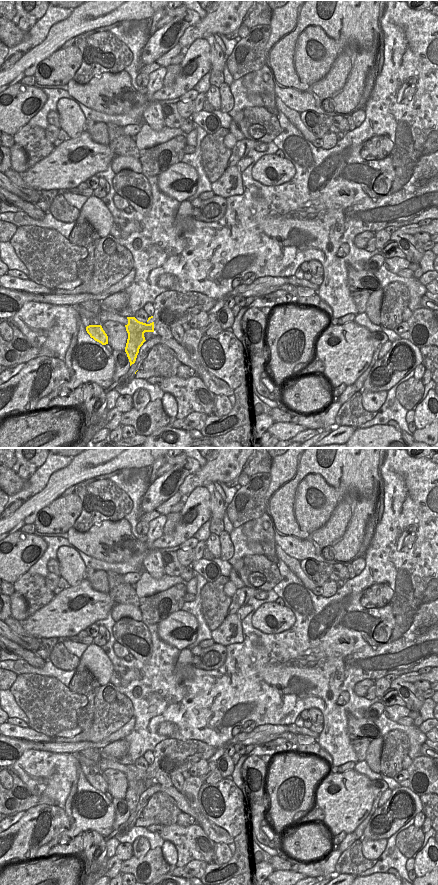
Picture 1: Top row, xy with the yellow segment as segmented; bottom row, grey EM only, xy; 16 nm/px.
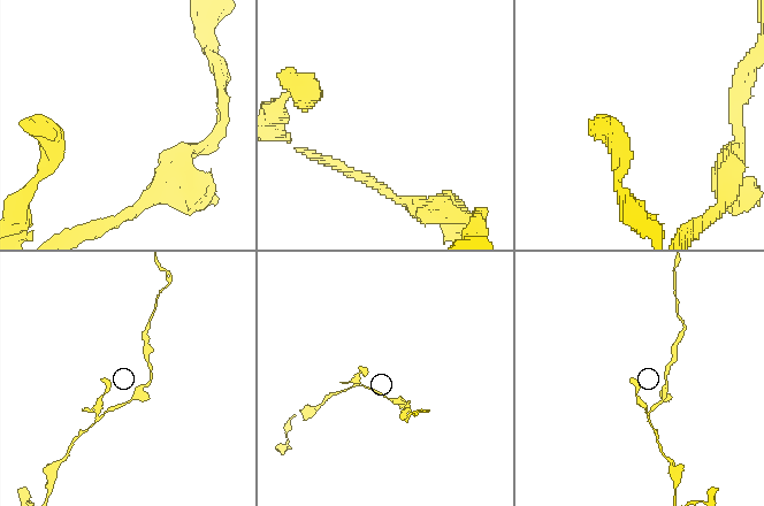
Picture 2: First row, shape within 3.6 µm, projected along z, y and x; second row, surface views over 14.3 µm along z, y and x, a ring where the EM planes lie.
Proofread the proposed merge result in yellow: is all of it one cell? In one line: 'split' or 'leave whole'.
split

